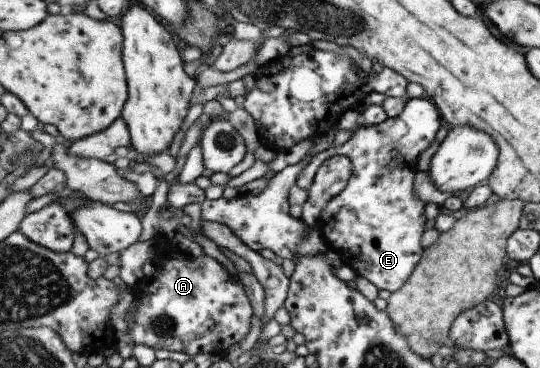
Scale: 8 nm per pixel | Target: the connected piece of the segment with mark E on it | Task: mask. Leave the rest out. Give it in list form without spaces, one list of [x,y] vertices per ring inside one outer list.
[[[410,99],[403,115],[389,118],[381,125],[361,125],[349,141],[311,157],[301,173],[308,190],[315,185],[317,173],[327,159],[343,154],[353,160],[353,177],[347,189],[323,211],[321,226],[325,227],[331,249],[340,254],[343,263],[354,267],[360,276],[367,277],[380,289],[391,292],[403,289],[424,258],[428,203],[417,195],[415,181],[420,171],[417,165],[441,131],[443,119],[436,103]]]

